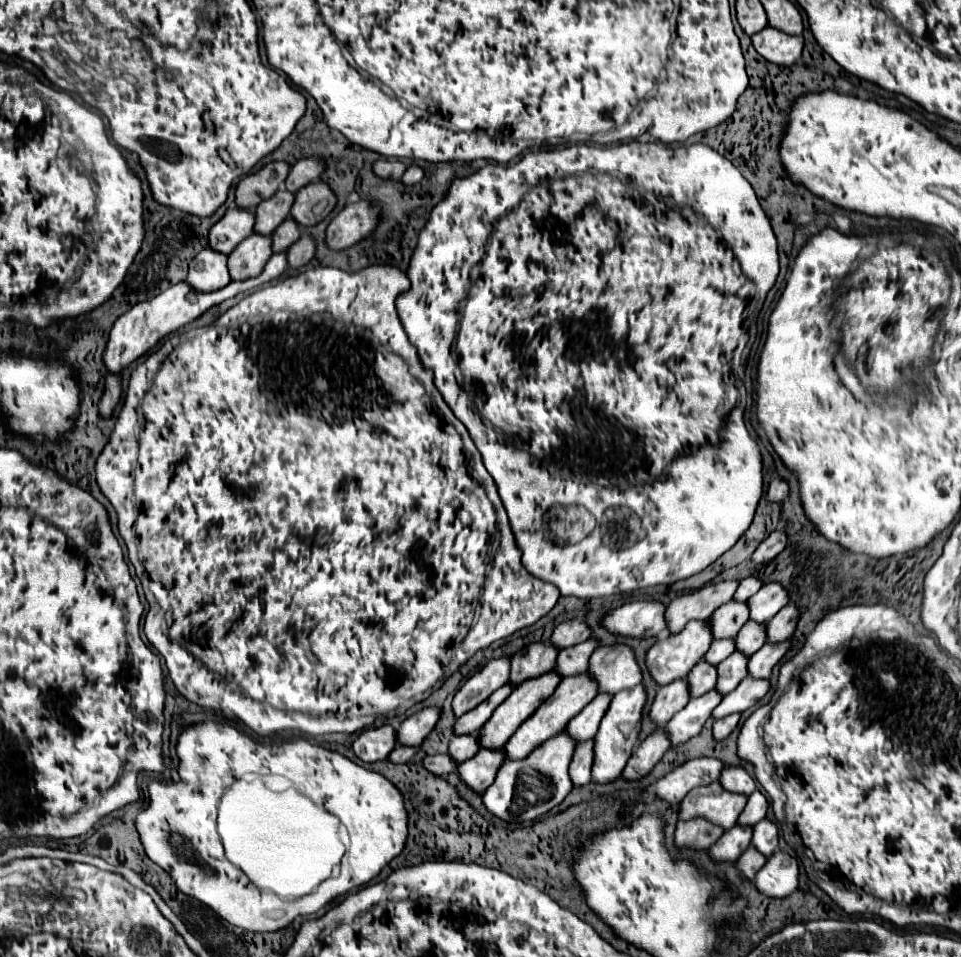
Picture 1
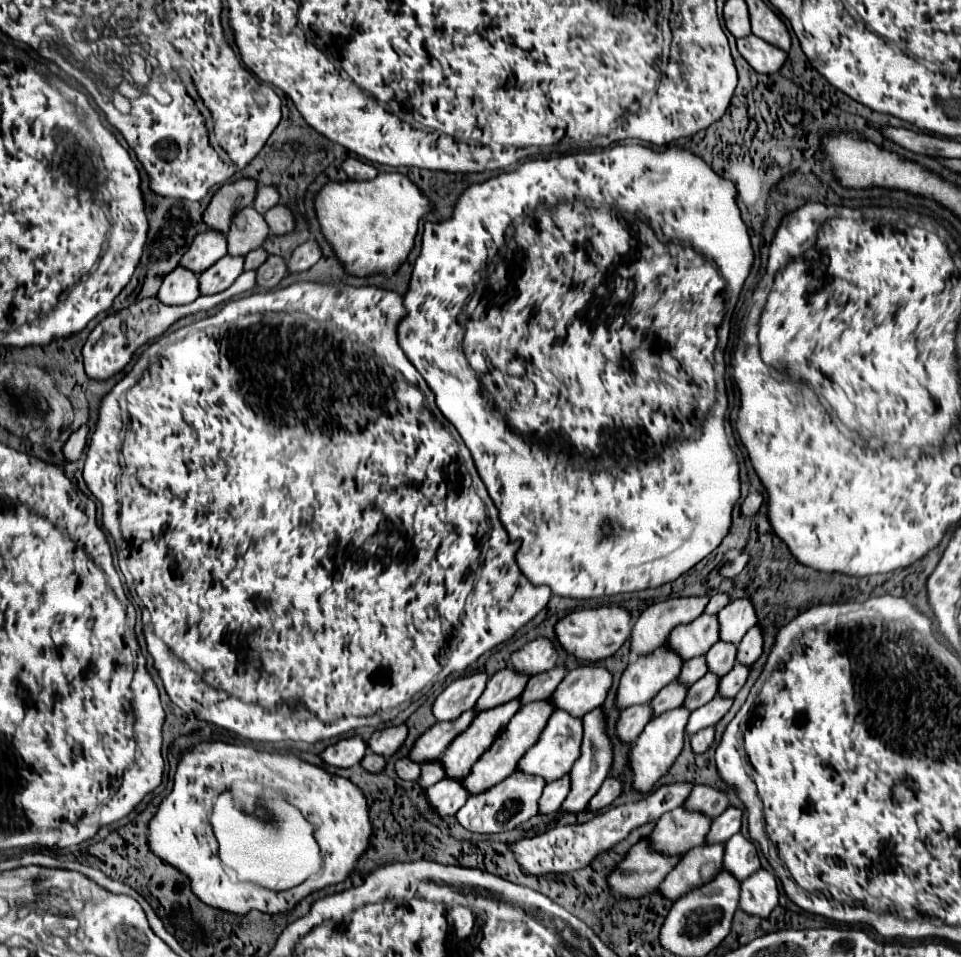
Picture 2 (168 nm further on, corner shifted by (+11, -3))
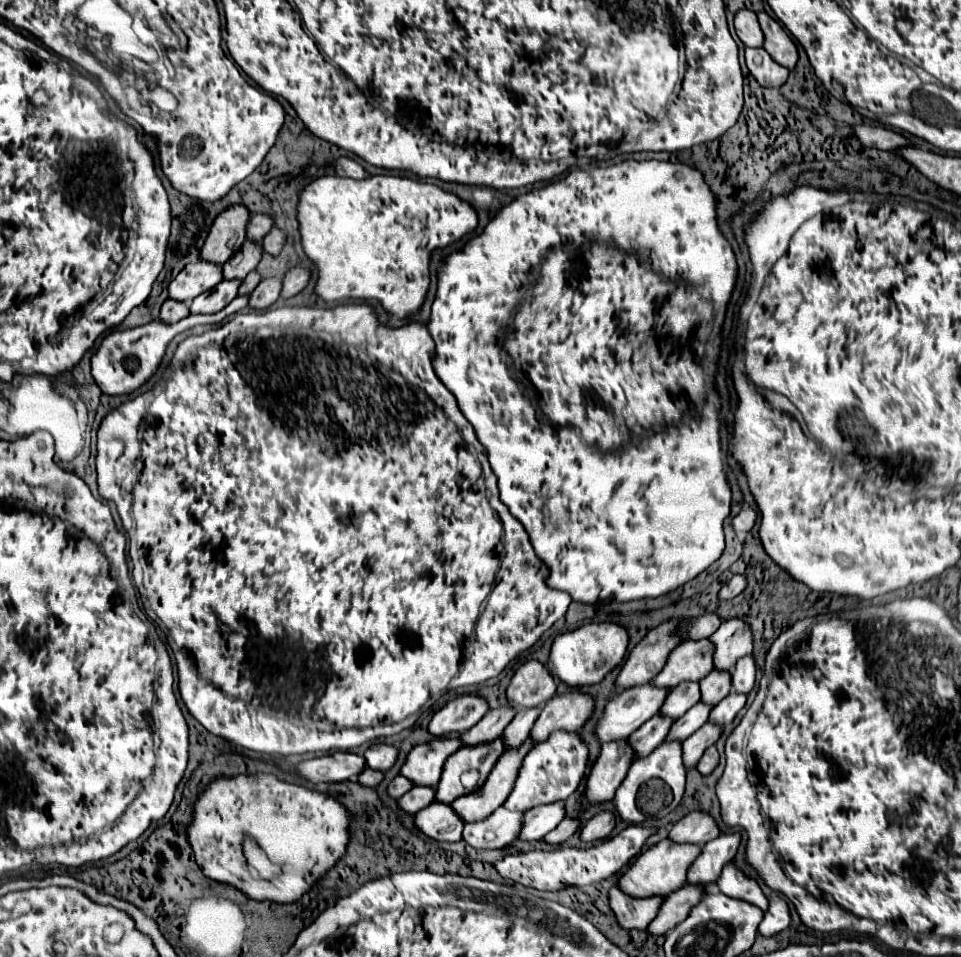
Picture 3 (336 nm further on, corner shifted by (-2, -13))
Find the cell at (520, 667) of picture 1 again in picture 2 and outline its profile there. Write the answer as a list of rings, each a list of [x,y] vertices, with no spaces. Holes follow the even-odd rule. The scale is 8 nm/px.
[[[506,665],[504,669],[500,669],[498,673],[494,673],[490,677],[484,693],[476,701],[476,709],[484,711],[484,709],[490,709],[490,707],[498,707],[502,703],[508,703],[514,697],[520,697],[528,679],[530,677],[510,669],[510,665]]]

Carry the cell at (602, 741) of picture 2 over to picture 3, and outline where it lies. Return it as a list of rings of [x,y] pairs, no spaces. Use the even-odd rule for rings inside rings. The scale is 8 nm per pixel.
[[[563,819],[553,831],[549,831],[543,841],[549,843],[549,845],[561,845],[563,841],[567,841],[579,827],[579,821],[577,819]]]

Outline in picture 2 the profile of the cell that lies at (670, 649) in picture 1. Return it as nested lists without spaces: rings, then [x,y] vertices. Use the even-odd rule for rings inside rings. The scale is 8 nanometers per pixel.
[[[666,643],[654,653],[636,657],[620,679],[618,687],[618,707],[626,709],[630,705],[640,705],[652,701],[652,697],[678,679],[682,671],[682,659]]]

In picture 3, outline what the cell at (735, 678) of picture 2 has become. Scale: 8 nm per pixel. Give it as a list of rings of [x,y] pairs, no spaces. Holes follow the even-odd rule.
[[[731,691],[721,703],[717,703],[711,713],[709,713],[709,723],[713,725],[719,725],[719,727],[725,727],[729,725],[735,715],[745,707],[745,701],[747,701],[747,695],[739,695],[735,691]]]

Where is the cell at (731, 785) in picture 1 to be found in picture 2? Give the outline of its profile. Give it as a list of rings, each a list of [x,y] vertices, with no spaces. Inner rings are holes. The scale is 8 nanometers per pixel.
[[[696,785],[694,791],[690,793],[690,797],[684,801],[684,805],[692,811],[700,811],[704,815],[710,817],[718,817],[720,813],[724,813],[730,805],[728,801],[728,793],[714,789],[710,785]]]

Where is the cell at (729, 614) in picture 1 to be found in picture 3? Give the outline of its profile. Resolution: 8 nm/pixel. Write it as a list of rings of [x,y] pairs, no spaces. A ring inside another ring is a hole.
[[[709,639],[685,641],[671,651],[669,663],[665,663],[655,681],[651,681],[651,685],[673,689],[681,681],[703,679],[711,669],[713,669],[713,647]]]

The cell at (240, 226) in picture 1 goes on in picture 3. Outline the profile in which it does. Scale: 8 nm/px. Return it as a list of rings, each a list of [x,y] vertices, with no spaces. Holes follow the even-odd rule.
[[[207,261],[191,263],[169,283],[169,299],[191,303],[197,295],[213,289],[221,281],[221,265],[213,265]]]

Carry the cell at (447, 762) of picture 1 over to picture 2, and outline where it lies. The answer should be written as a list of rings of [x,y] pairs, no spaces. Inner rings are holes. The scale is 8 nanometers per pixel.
[[[408,757],[396,761],[396,773],[404,781],[418,781],[420,777],[420,765],[416,761],[410,761]]]

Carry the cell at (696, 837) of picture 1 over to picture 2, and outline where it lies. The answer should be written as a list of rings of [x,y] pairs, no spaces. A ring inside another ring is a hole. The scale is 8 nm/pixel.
[[[640,839],[626,855],[626,859],[608,877],[614,895],[640,897],[660,887],[666,875],[678,865],[682,857],[668,857],[652,847],[650,839]]]

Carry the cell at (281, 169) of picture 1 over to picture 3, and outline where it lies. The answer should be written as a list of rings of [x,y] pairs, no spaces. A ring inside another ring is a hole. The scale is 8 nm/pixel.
[[[233,205],[225,209],[211,225],[211,231],[205,239],[205,247],[201,249],[201,261],[223,265],[243,243],[245,243],[245,227],[249,221],[249,213],[243,205]]]

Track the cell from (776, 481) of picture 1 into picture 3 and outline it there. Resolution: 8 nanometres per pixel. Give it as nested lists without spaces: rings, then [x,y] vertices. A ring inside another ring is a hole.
[[[743,507],[743,509],[733,517],[731,527],[735,529],[737,535],[747,535],[747,533],[753,529],[755,521],[757,521],[757,513],[755,513],[753,509],[749,509],[749,507]]]

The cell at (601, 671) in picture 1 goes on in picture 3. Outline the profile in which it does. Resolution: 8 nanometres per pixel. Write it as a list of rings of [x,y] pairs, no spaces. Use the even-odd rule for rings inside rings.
[[[563,693],[545,703],[529,739],[543,743],[553,731],[579,731],[593,711],[593,699],[583,693]]]

